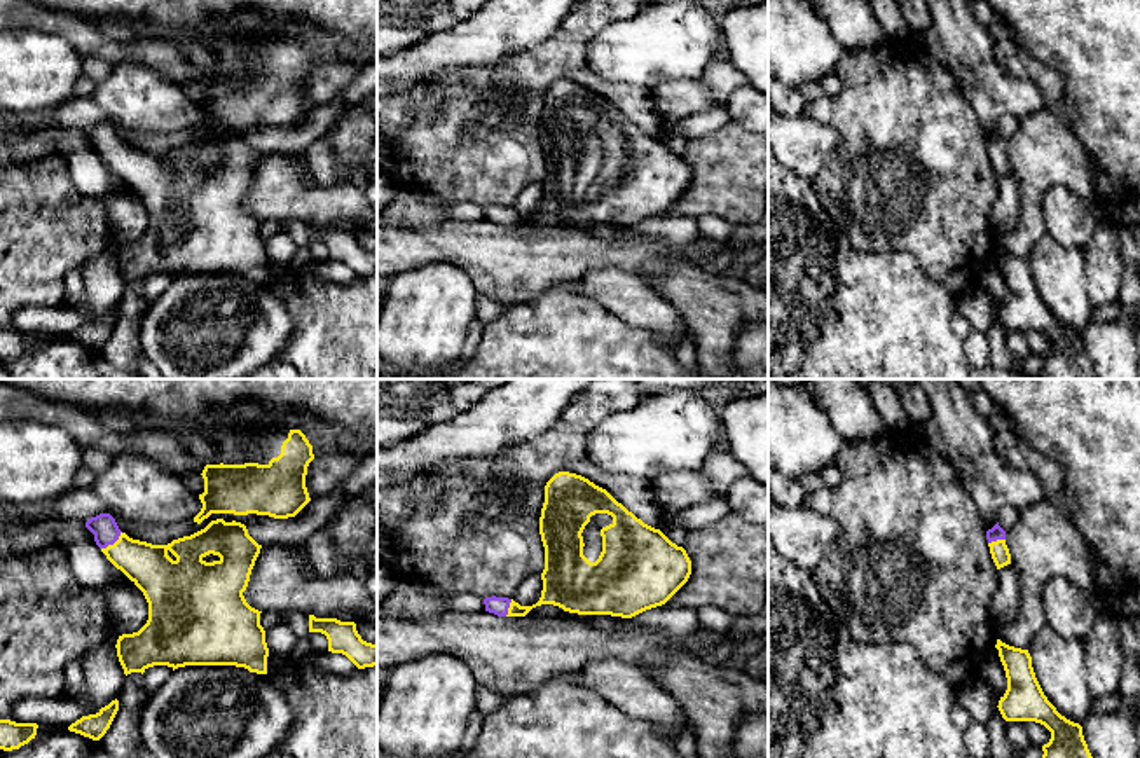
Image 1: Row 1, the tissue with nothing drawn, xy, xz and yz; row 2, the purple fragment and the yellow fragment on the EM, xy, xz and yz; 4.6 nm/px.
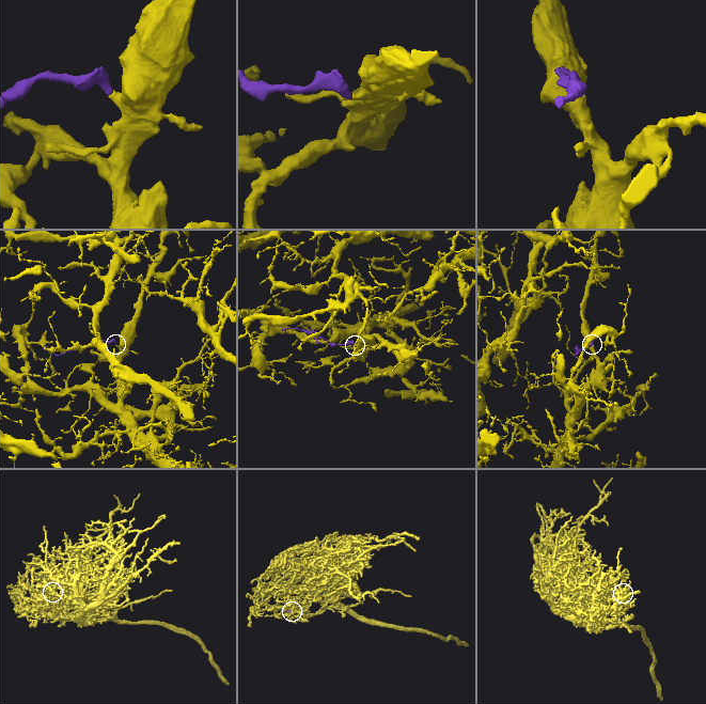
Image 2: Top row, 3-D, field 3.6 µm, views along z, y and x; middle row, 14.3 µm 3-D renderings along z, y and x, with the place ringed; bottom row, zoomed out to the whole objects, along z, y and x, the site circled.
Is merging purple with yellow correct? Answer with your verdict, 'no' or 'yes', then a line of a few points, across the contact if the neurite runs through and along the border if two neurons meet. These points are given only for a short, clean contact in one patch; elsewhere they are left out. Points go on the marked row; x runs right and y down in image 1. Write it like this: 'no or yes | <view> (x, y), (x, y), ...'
yes | xy (103, 526), (112, 544), (151, 568)

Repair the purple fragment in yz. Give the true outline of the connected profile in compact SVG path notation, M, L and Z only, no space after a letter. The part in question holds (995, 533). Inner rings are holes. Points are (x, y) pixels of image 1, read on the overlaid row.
M999 522L986 531L986 540L997 569L1011 564L1011 554L1006 545L1006 531L999 526Z

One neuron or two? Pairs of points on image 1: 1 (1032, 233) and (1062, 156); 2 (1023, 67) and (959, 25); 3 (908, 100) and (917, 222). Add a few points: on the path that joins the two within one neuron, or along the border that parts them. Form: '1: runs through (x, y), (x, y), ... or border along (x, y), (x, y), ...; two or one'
1: runs through (1032, 213), (1032, 186), (1043, 175); one
2: border along (994, 34), (994, 58), (1009, 74), (1018, 77); two
3: runs through (908, 130), (917, 192); one

